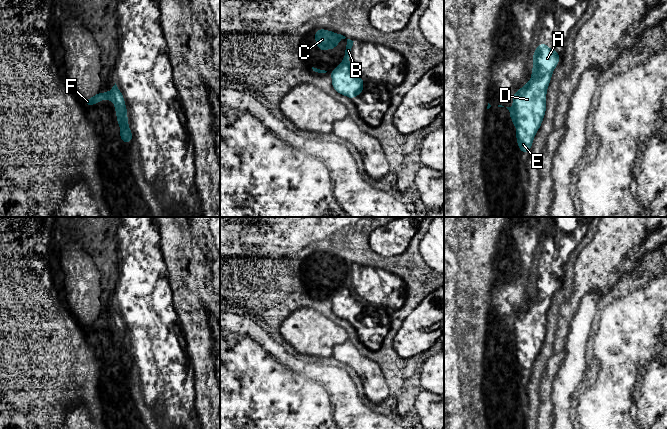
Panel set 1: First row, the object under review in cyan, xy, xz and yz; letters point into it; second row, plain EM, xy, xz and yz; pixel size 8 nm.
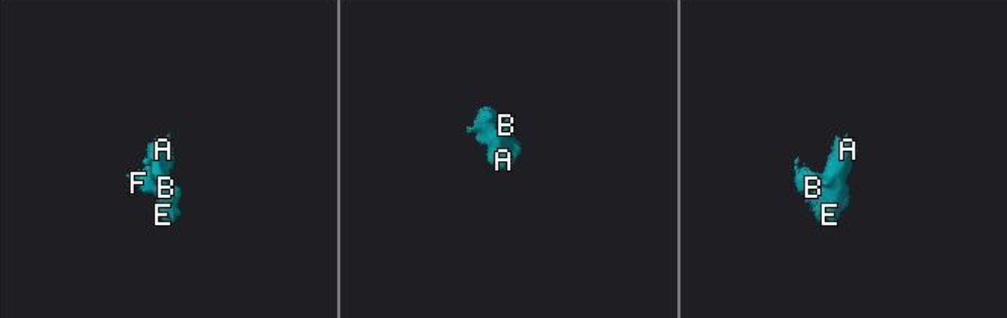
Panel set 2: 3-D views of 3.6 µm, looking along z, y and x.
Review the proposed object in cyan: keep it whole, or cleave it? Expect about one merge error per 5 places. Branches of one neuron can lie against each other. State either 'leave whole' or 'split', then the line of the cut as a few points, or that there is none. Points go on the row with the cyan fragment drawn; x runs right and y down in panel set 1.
split; cut yz (514, 105), (517, 127)

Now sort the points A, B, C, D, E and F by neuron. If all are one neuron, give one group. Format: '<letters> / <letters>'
A D E / B C F

